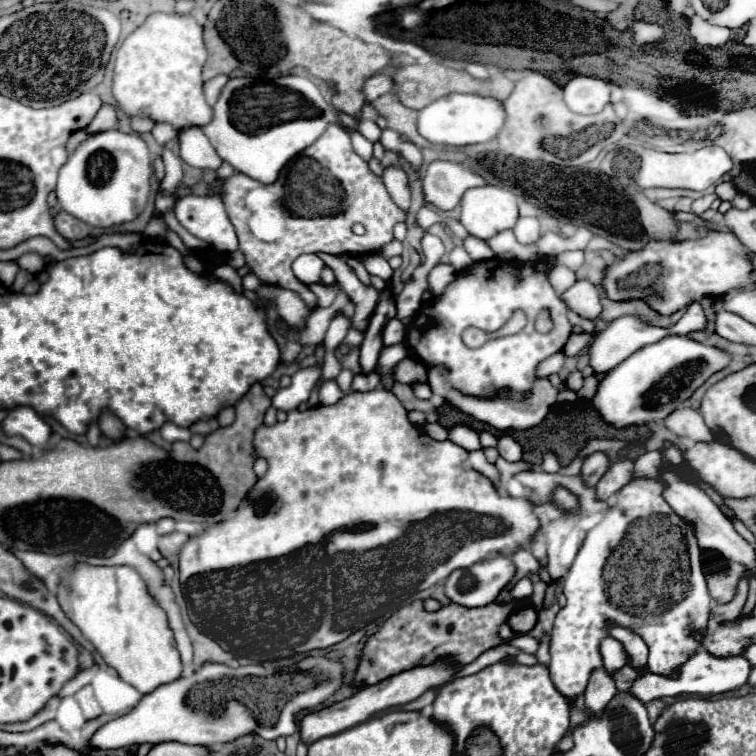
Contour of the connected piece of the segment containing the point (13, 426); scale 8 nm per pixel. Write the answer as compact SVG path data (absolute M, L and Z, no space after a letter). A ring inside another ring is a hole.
M14 407L2 421L6 435L24 437L30 445L44 447L50 439L48 423L32 407Z

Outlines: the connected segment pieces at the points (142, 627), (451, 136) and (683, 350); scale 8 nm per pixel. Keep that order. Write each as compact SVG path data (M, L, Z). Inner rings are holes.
M76 565L58 585L58 603L66 617L96 647L102 659L142 695L182 675L180 653L166 613L150 597L146 583L132 567Z
M452 93L432 101L428 107L418 111L418 133L434 145L462 147L462 145L486 143L498 135L502 123L504 123L502 103L492 97Z
M670 335L642 347L626 361L616 365L612 371L604 375L598 383L598 391L592 397L594 409L602 415L606 423L612 427L630 427L630 425L644 425L652 421L664 421L672 411L680 407L692 393L716 371L726 367L730 355L720 351L712 345L696 343L688 337Z

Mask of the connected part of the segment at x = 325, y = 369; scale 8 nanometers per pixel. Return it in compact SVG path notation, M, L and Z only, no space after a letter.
M324 355L324 363L322 363L322 379L320 381L328 381L328 379L336 379L336 375L340 373L340 363L336 359L336 355L326 357Z

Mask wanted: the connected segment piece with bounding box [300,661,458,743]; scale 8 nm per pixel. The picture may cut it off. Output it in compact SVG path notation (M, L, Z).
M444 661L440 663L434 663L434 665L426 665L426 667L414 667L410 671L402 671L400 675L394 675L378 685L372 685L372 687L364 687L360 691L356 691L352 697L344 699L344 701L338 701L330 707L324 707L320 711L314 711L314 713L308 713L302 721L300 721L300 741L304 743L314 743L322 737L328 737L328 735L336 735L336 733L342 733L350 727L356 727L364 721L368 721L370 717L374 715L380 715L392 707L398 707L398 705L406 705L414 699L418 699L424 691L432 689L432 687L440 687L444 685L446 681L450 681L450 677L458 671L458 667L454 665L448 665Z

